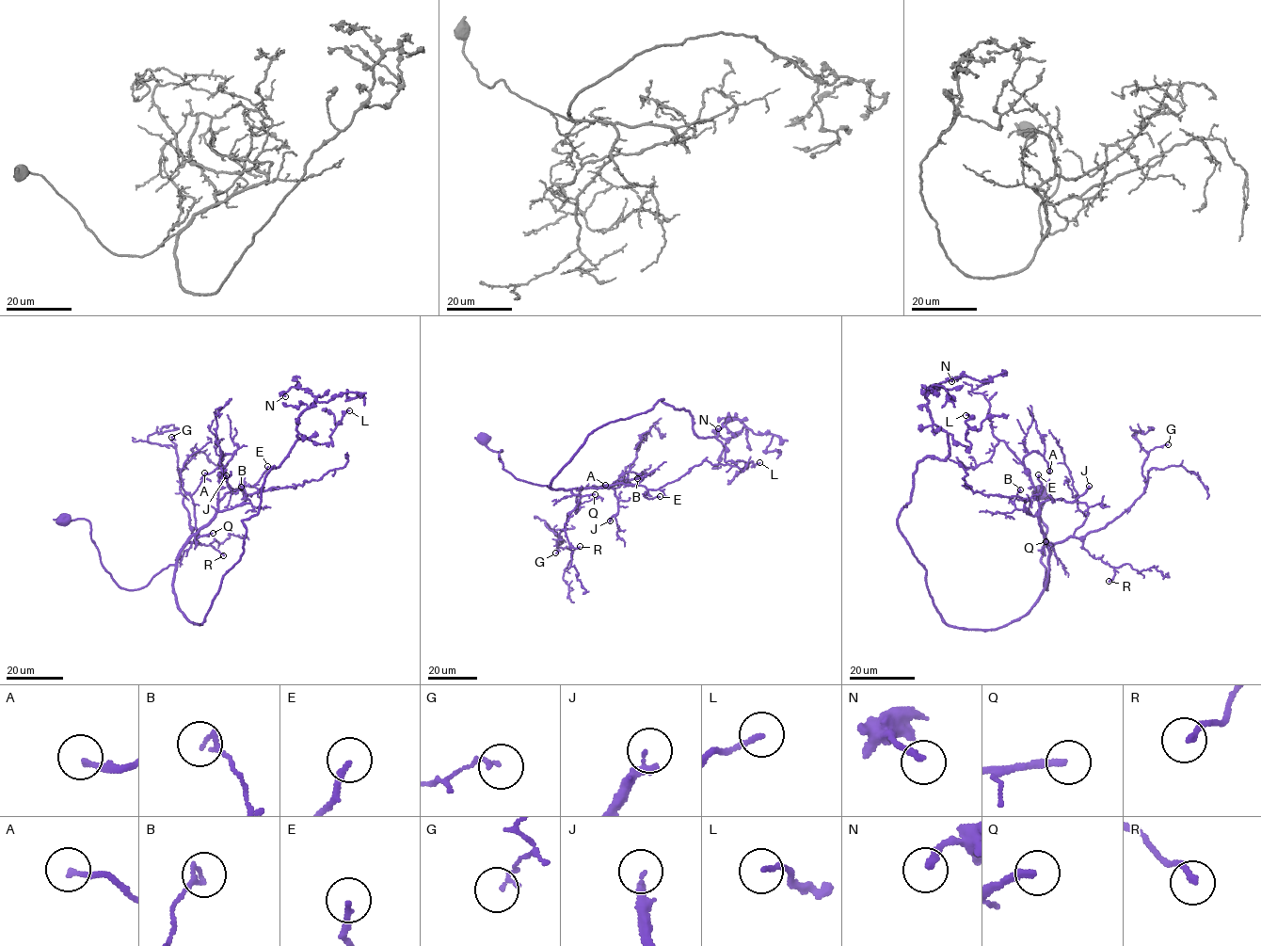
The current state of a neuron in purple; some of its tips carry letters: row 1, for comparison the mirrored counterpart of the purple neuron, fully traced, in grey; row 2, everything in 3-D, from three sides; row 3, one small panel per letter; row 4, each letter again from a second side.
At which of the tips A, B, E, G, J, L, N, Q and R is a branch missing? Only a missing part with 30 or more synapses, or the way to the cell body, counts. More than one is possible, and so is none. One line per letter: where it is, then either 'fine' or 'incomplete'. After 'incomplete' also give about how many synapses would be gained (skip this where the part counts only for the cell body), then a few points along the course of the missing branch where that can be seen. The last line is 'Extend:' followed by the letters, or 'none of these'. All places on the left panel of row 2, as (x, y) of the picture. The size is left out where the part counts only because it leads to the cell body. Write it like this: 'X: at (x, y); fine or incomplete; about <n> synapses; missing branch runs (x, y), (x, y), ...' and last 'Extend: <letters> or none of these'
A: at (204, 472); incomplete; about 50 synapses; missing branch runs (204, 472), (197, 471), (182, 459), (181, 450), (184, 447), (196, 458), (187, 458)
B: at (241, 487); fine
E: at (267, 466); fine
G: at (171, 437); fine
J: at (226, 475); incomplete; about 35 synapses; missing branch runs (226, 475), (226, 466), (231, 468), (236, 463), (230, 481), (238, 490), (246, 490)
L: at (349, 410); fine
N: at (285, 396); fine
Q: at (213, 533); incomplete; about 30 synapses; missing branch runs (213, 533), (219, 531), (237, 514), (267, 514), (284, 507), (291, 496), (284, 510)
R: at (223, 555); fine
Extend: A, J, Q

